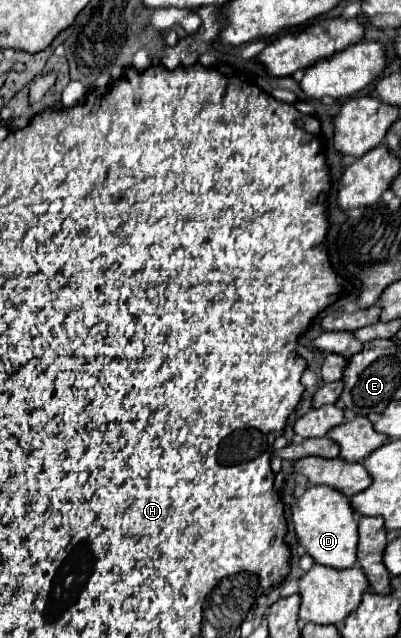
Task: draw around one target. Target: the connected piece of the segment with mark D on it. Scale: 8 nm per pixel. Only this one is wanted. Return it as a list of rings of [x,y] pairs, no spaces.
[[[311,486],[291,506],[291,522],[295,526],[297,542],[315,560],[315,564],[323,564],[337,570],[355,566],[357,516],[351,508],[349,498],[345,498],[343,494],[337,494],[337,490],[329,490],[329,486]]]

